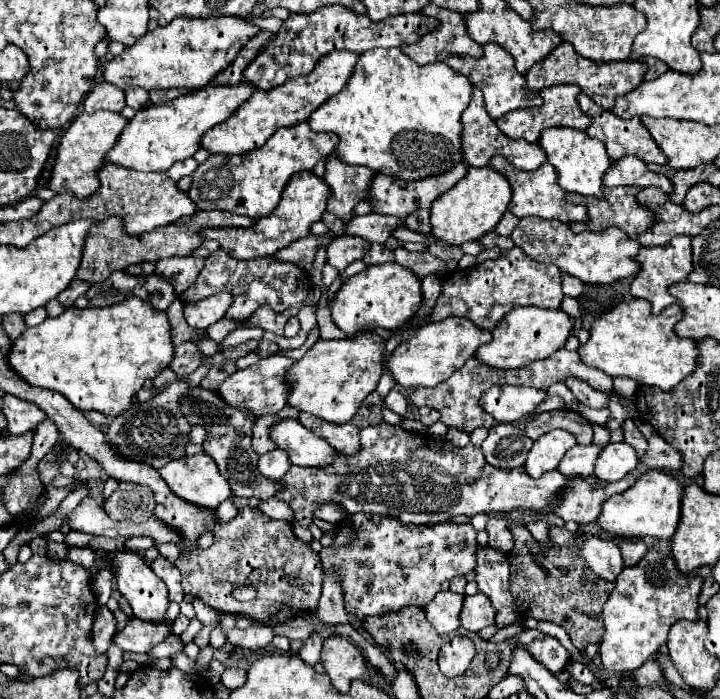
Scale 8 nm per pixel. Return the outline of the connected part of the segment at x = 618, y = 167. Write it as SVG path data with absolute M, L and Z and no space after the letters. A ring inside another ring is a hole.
M625 156L611 164L603 178L605 186L657 186L663 192L673 192L673 184L669 184L669 178L665 174L651 172L643 160L637 160L637 156Z

